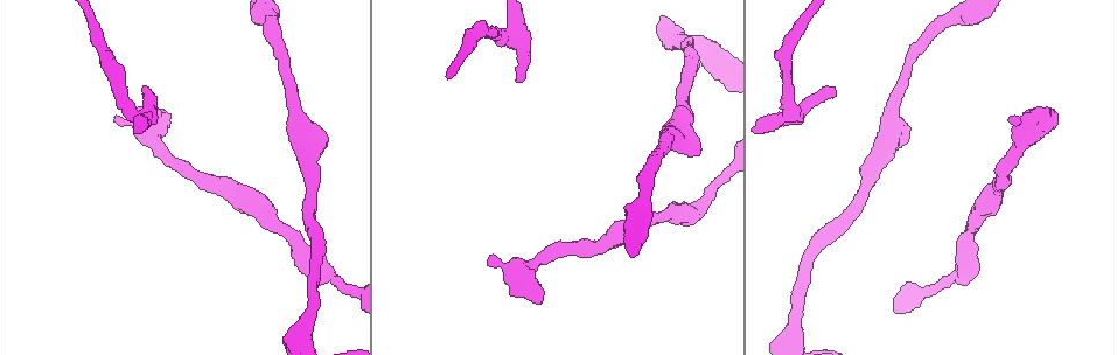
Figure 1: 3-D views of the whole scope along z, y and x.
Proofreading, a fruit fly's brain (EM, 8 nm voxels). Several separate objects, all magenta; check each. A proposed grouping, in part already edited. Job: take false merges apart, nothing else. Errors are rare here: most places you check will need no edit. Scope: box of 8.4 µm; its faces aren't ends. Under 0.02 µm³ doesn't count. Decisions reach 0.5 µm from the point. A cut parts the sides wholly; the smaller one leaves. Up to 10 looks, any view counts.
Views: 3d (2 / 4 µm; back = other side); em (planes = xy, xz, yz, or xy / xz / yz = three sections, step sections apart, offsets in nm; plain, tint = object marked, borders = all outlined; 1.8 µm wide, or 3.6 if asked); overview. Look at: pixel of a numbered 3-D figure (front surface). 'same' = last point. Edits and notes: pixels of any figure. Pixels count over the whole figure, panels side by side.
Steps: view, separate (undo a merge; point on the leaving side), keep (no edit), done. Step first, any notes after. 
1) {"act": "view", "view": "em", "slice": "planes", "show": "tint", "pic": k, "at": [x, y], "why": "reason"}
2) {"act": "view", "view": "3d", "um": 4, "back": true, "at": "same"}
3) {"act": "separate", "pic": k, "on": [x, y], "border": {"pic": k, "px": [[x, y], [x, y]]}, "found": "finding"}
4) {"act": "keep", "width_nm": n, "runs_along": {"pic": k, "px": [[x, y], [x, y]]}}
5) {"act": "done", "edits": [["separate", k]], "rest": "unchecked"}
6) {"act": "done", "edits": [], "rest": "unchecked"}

{"act": "view", "view": "em", "slice": "planes", "show": "tint", "pic": 1, "at": [269, 18], "why": "sudden change in width"}

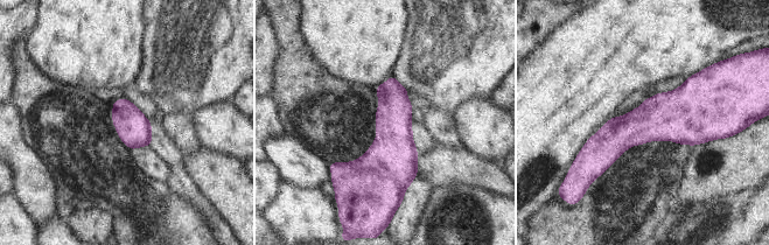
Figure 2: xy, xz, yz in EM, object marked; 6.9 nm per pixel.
{"act": "keep", "width_nm": 240, "found": "continuous, no second neuron"}

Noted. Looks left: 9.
{"act": "view", "view": "em", "um": 3.6, "slice": "planes", "show": "plain", "pic": 1, "at": [1027, 133], "why": "a fork"}

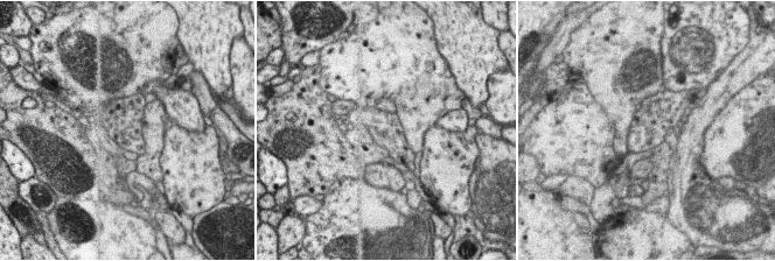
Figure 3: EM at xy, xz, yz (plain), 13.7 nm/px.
{"act": "view", "view": "em", "um": 3.6, "slice": "planes", "show": "tint", "at": "same", "why": "with the object marked"}

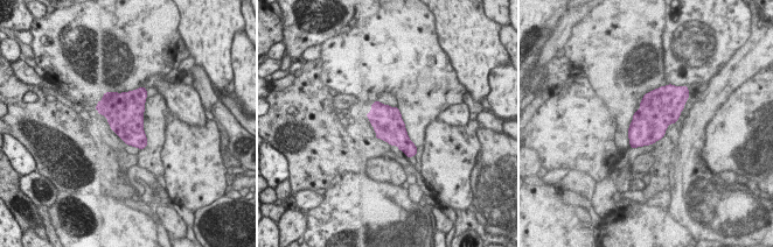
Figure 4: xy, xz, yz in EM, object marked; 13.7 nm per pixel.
{"act": "keep", "found": "all the same neuron"}

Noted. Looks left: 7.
{"act": "view", "view": "em", "slice": "planes", "show": "tint", "pic": 1, "at": [680, 136], "why": "arms part here"}

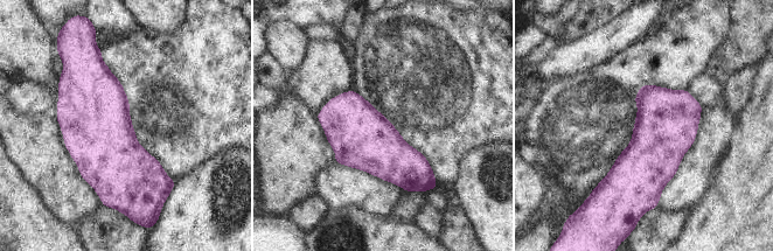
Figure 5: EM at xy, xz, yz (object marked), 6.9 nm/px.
{"act": "keep", "found": "continuous, no second neuron"}

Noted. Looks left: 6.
{"act": "view", "view": "3d", "um": 4, "pic": 1, "at": [697, 209]}

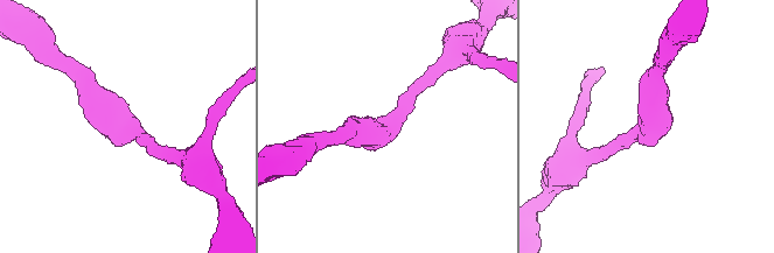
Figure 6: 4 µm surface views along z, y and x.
{"act": "view", "view": "em", "um": 3.6, "slice": "planes", "show": "plain", "pic": 6, "at": [389, 122], "why": "now the EM"}

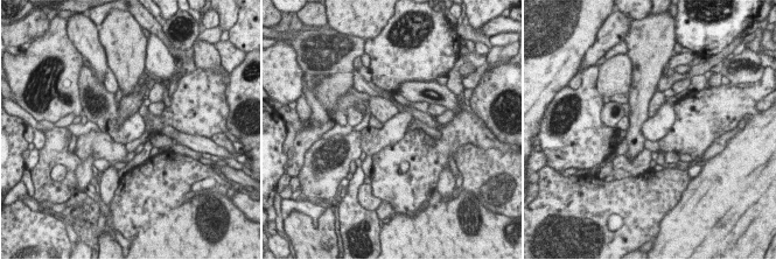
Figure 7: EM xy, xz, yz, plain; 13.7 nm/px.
{"act": "view", "view": "em", "um": 3.6, "slice": "planes", "show": "borders", "at": "same", "why": "see the neighbours"}

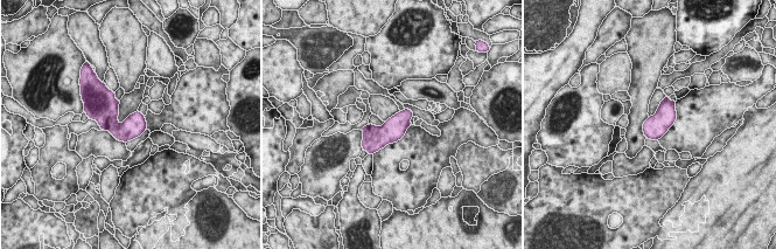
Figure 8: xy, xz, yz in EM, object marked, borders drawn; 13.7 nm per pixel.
{"act": "keep", "width_nm": 320, "found": "continuous, no second neuron"}

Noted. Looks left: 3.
{"act": "done", "edits": [], "rest": "unchecked"}

